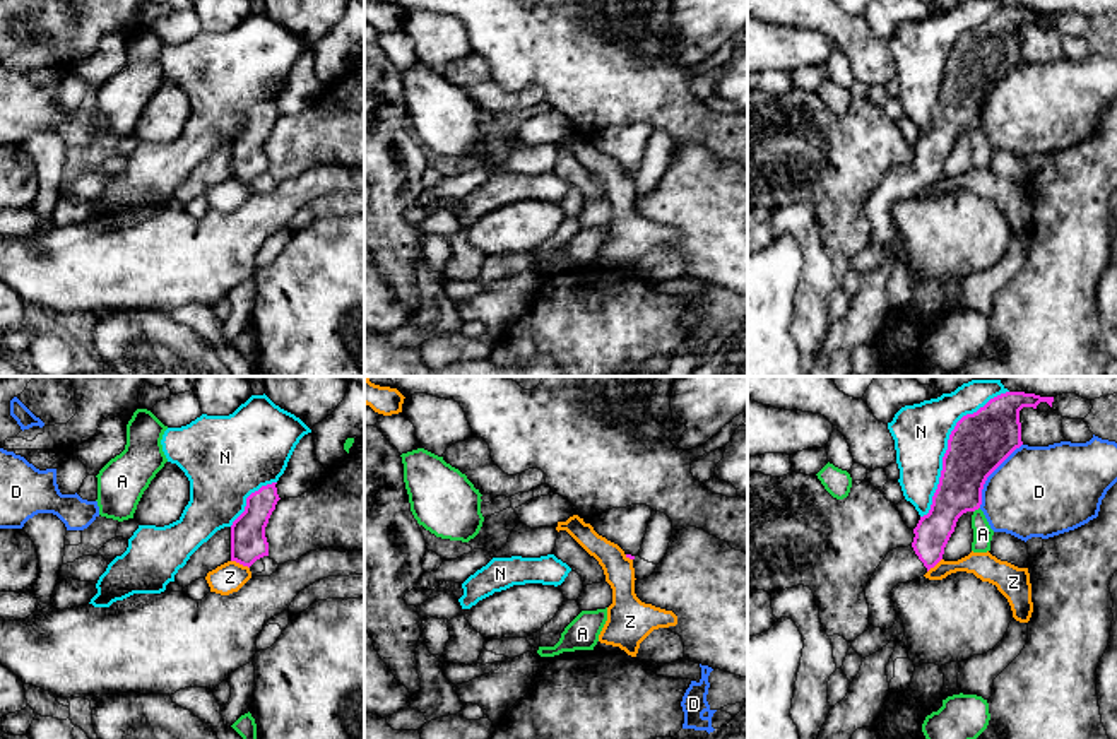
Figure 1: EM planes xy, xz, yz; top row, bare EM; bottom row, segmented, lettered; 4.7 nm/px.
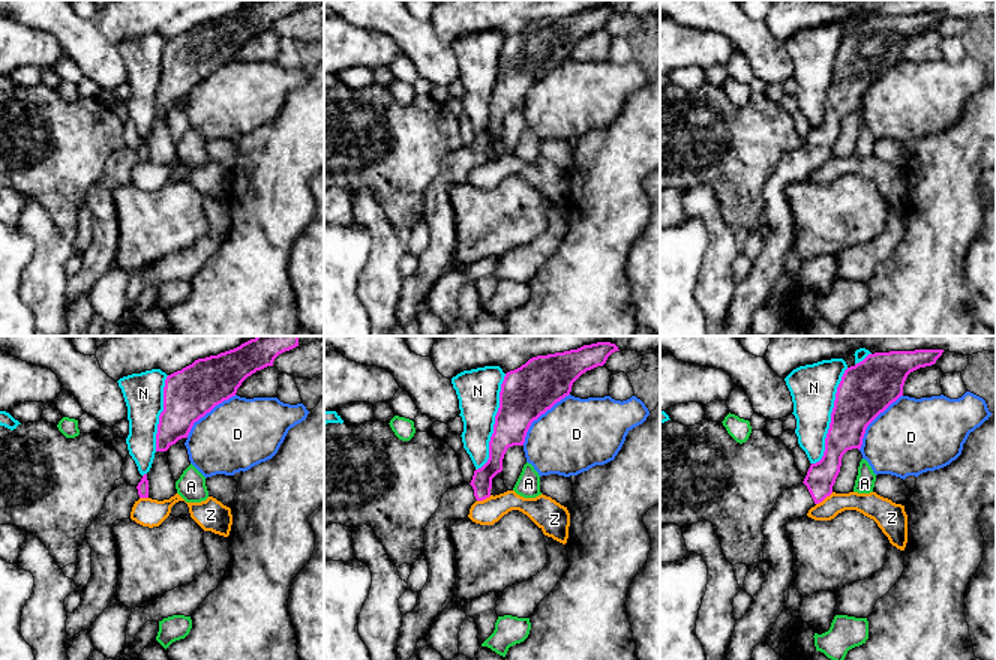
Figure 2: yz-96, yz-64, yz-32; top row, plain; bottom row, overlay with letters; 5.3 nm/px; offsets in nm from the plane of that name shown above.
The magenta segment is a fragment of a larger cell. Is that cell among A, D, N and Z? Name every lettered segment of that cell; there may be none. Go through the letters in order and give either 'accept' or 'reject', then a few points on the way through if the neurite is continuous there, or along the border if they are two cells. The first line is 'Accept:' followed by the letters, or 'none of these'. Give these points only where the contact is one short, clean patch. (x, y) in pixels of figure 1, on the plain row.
Accept: none of these
A: reject
D: reject
N: reject
Z: reject

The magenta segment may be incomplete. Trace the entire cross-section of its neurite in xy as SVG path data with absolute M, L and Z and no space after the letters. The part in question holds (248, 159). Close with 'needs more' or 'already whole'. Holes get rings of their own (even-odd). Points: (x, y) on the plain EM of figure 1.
M275 101L262 103L246 115L245 128L231 142L231 178L250 185L269 173L265 144L281 116Z | already whole

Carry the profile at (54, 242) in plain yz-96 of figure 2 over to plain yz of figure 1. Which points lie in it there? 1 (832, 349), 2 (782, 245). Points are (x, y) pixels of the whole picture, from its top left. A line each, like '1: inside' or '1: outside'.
1: outside
2: outside

